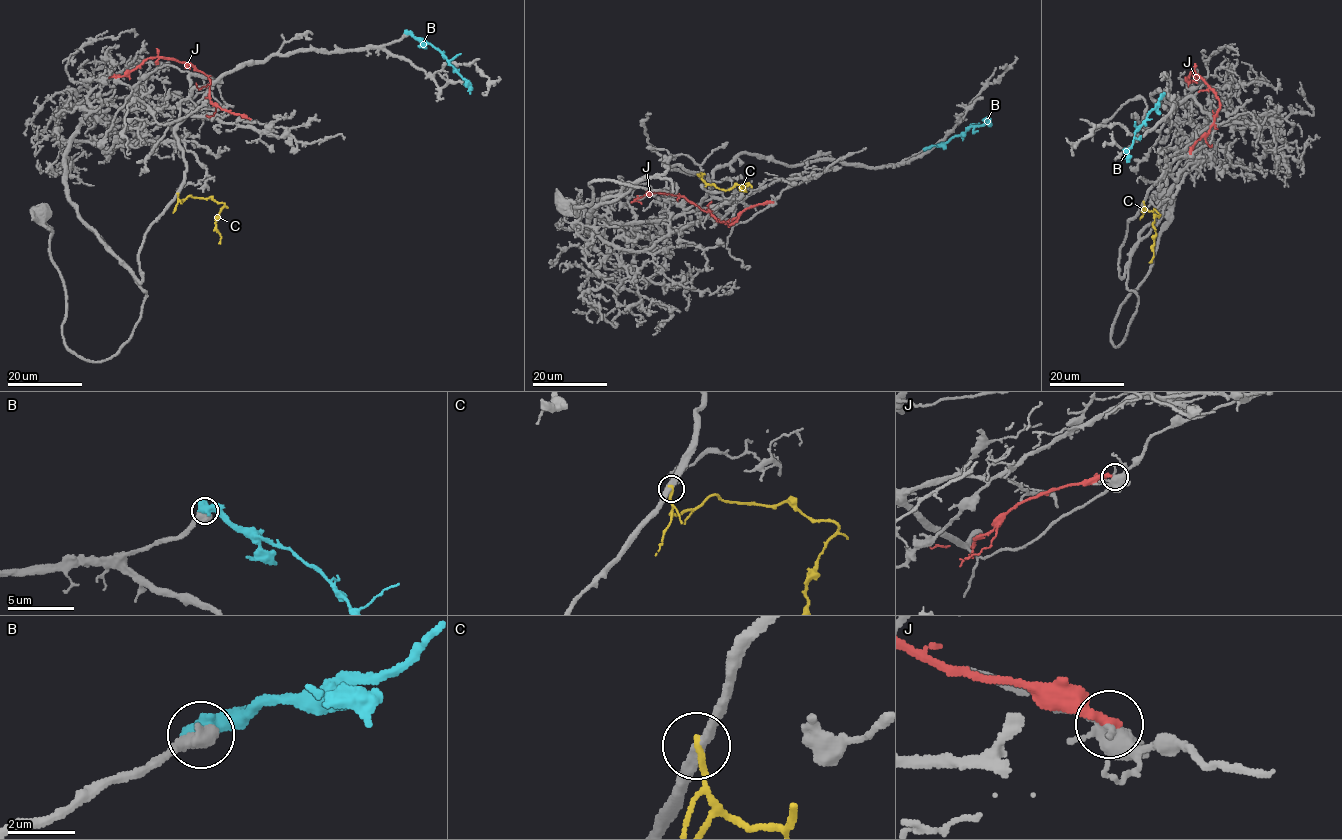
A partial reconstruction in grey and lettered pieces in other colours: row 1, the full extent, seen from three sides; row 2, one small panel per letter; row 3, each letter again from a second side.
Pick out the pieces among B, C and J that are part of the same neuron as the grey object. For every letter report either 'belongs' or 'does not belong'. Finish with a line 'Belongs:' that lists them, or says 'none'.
B: belongs
C: does not belong
J: does not belong
Belongs: B

